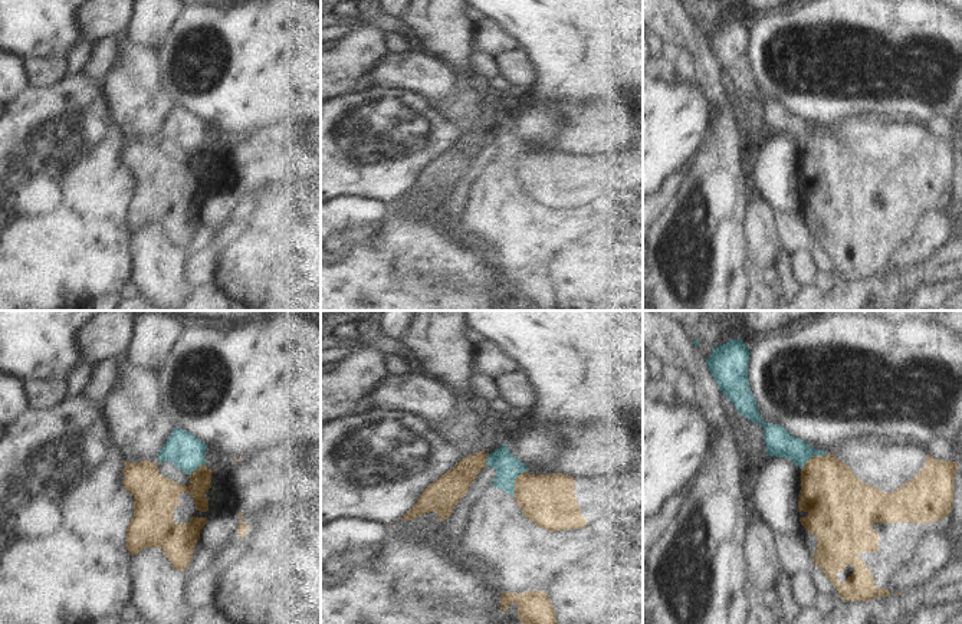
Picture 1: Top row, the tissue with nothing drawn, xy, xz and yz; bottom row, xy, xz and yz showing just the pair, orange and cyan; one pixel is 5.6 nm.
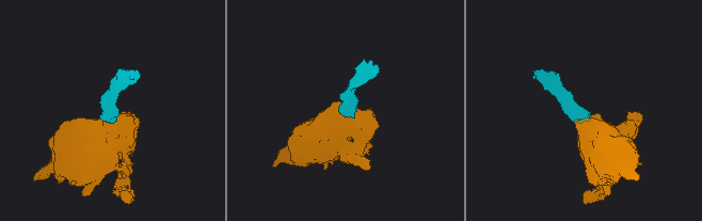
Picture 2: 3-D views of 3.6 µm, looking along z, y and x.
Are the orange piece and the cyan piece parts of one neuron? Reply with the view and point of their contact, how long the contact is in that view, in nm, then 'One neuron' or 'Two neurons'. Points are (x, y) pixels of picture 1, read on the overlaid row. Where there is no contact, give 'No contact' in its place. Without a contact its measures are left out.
Touches orange at yz (814, 456). Shared border 180 nm. Two neurons.

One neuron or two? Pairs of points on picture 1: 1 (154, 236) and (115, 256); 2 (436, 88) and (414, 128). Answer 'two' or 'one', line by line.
1: two
2: two

